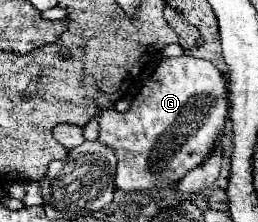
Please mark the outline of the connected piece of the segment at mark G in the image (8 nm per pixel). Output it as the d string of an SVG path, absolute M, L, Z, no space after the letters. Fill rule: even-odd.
M181 55L165 57L151 79L139 89L125 113L105 111L99 121L99 141L113 147L117 155L115 185L123 191L165 189L179 183L191 169L199 167L215 151L219 137L225 135L229 123L229 91L223 73L205 59Z

